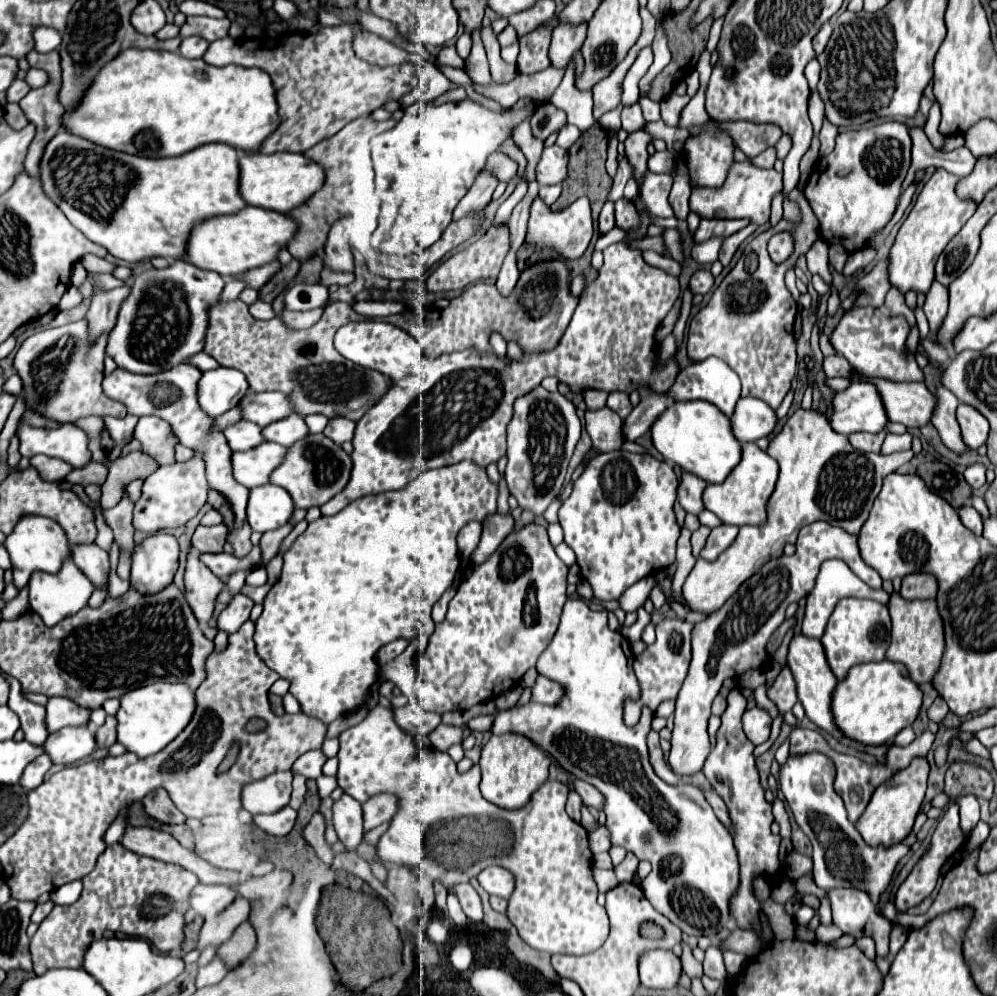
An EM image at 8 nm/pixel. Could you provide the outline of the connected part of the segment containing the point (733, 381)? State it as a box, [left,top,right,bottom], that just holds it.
[668,357,740,417]

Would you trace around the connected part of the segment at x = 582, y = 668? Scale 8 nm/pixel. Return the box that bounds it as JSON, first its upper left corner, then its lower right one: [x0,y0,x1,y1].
[490,599,740,937]

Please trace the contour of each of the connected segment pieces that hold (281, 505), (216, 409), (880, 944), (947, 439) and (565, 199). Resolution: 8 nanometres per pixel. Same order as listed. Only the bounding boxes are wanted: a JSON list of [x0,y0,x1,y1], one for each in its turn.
[[246,483,294,533],[198,367,248,417],[828,889,892,957],[932,385,968,455],[552,125,612,280]]

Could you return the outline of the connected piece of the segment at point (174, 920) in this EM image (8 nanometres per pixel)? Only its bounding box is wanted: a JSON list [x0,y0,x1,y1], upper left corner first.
[30,843,198,975]

